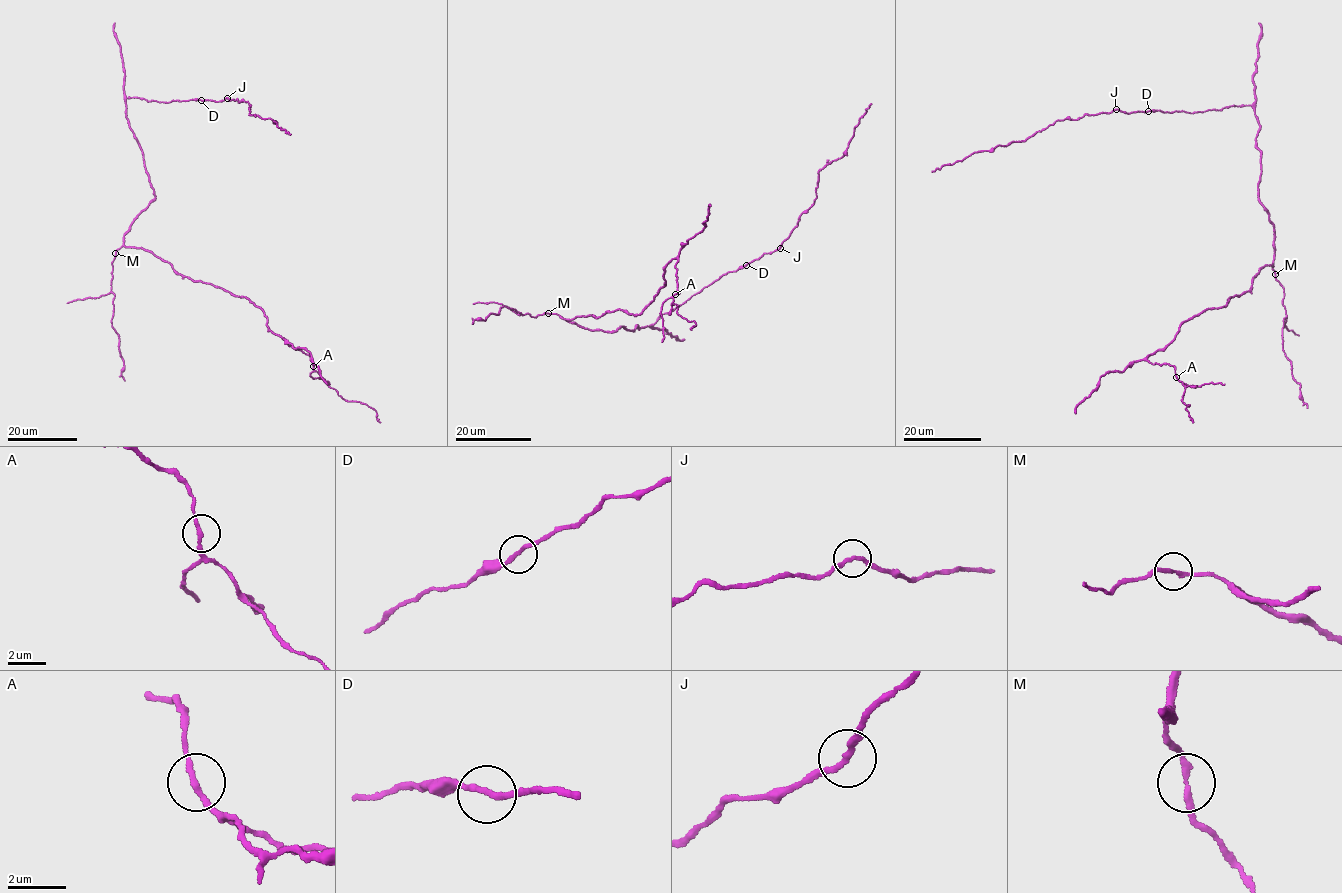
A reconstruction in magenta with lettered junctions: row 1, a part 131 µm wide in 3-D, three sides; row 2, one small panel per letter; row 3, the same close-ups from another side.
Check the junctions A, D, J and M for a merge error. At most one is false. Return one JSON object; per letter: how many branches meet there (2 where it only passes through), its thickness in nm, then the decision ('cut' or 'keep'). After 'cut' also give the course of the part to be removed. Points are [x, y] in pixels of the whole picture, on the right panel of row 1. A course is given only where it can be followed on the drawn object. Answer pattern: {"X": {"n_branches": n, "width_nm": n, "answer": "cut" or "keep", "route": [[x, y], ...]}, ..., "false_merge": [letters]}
{"A": {"n_branches": 2, "width_nm": 190, "answer": "keep"}, "D": {"n_branches": 2, "width_nm": 190, "answer": "keep"}, "J": {"n_branches": 2, "width_nm": 200, "answer": "keep"}, "M": {"n_branches": 2, "width_nm": 190, "answer": "keep"}, "false_merge": []}

